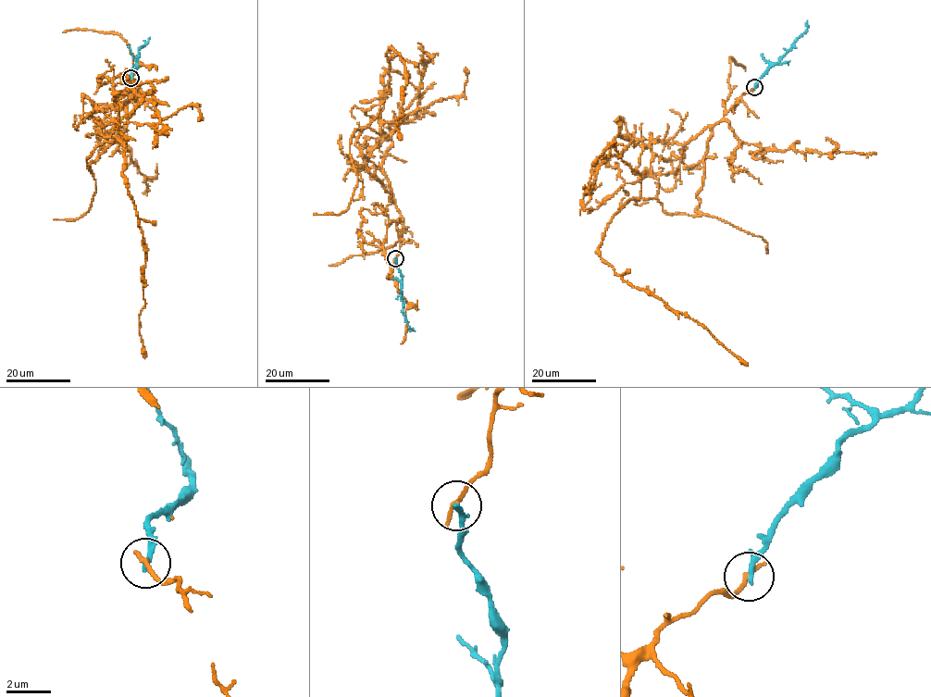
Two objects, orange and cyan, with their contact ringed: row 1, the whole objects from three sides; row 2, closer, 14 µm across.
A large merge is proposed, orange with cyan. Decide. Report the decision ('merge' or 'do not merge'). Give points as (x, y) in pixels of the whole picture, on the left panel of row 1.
do not merge

